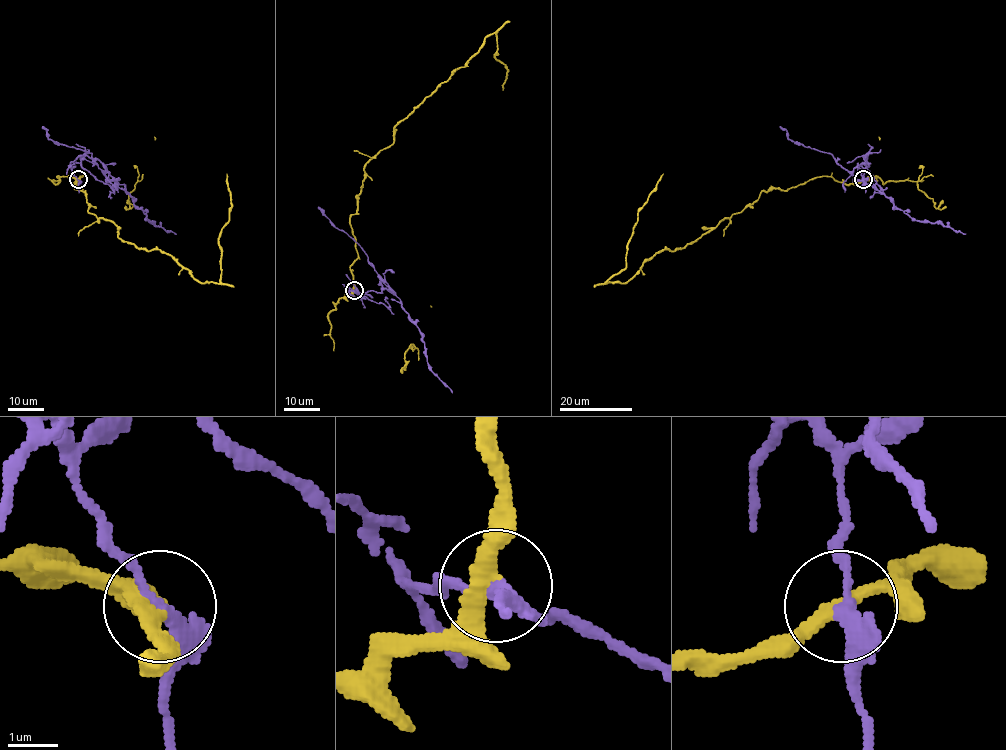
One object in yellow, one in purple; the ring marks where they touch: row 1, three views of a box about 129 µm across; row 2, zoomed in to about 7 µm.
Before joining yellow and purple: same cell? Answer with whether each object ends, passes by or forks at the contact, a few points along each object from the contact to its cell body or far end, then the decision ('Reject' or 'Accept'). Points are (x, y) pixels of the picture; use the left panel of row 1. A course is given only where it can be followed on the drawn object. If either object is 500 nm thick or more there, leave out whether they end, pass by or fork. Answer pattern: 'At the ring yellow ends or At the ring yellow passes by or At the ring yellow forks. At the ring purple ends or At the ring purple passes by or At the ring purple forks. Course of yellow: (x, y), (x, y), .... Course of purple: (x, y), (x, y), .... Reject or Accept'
At the ring yellow passes by. At the ring purple passes by. Course of yellow: (77, 179), (88, 211), (113, 222), (122, 240), (217, 283), (231, 206), (226, 174). Course of purple: (77, 179), (69, 166), (85, 156), (97, 158), (124, 186), (151, 223), (176, 233). Reject

